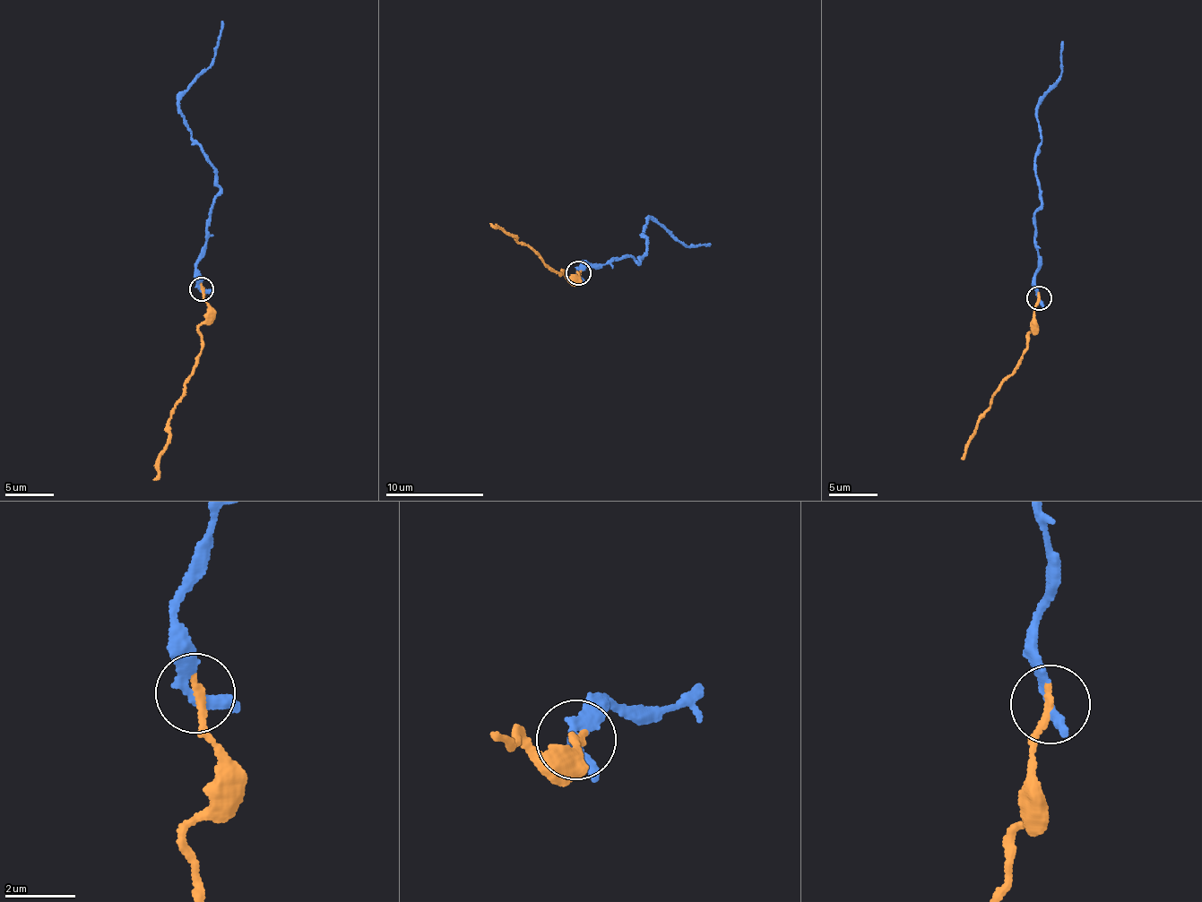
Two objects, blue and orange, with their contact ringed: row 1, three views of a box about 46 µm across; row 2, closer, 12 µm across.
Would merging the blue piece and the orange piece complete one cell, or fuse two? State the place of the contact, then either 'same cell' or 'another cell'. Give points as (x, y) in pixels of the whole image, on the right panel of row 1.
(1039, 298) | same cell

